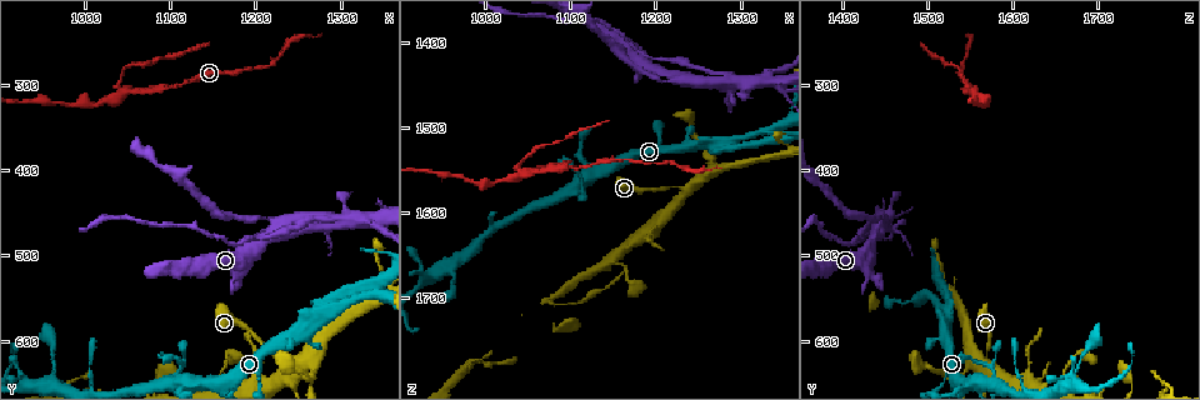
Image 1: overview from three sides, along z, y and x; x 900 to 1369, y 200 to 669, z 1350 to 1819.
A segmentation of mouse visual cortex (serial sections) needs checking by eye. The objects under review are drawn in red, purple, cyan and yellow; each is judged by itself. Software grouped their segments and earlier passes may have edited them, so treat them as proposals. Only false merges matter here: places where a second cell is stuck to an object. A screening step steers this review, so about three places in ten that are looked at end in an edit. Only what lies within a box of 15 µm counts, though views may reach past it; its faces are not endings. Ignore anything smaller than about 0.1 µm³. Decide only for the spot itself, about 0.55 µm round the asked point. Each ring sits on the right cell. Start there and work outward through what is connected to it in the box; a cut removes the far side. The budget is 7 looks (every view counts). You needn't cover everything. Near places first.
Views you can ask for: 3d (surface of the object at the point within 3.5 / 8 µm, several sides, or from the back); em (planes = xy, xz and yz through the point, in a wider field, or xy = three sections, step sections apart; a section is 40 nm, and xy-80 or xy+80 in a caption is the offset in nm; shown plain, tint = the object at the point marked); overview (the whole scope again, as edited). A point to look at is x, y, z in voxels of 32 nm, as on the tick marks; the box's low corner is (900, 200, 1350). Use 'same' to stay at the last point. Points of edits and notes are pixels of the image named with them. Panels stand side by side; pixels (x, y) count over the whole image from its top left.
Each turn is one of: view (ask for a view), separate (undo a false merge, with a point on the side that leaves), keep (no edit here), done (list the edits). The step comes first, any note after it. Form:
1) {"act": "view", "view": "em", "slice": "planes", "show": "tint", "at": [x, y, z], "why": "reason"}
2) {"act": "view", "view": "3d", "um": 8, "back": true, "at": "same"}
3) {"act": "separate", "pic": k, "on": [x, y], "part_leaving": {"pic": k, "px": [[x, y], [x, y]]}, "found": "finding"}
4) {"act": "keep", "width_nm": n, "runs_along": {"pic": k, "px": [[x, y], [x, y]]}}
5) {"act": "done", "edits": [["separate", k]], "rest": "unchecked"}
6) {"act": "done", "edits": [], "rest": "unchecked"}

{"act": "view", "view": "3d", "um": 3.5, "at": [1265, 455, 1450], "why": "thick turns thin"}

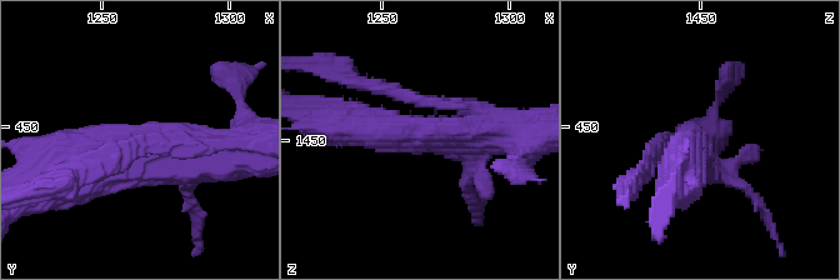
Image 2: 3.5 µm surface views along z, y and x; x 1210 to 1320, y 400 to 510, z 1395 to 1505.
{"act": "view", "view": "em", "slice": "xy", "step": 2, "show": "tint", "at": [1267, 459, 1448], "why": "shape alone is not enough"}

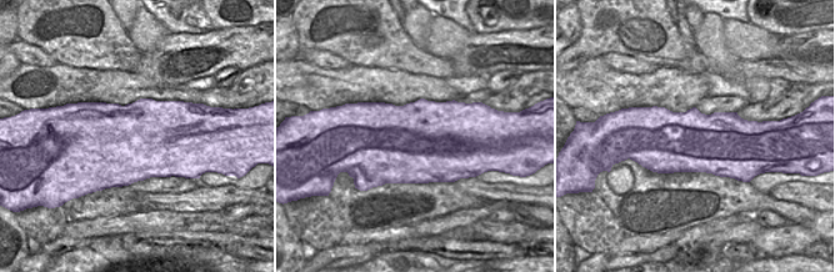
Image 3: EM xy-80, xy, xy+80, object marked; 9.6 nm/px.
{"act": "separate", "pic": 2, "on": [226, 83], "found": "a second cell is stuck on"}

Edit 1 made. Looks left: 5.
{"act": "view", "view": "3d", "um": 3.5, "back": true, "at": [1285, 565, 1520], "why": "calibre changes"}

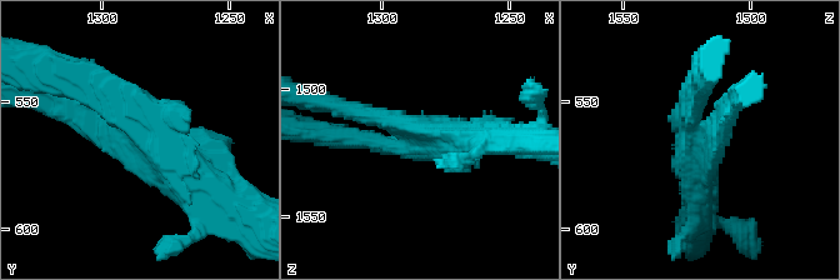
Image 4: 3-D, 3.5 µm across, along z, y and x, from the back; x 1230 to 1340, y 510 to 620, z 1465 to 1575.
{"act": "view", "view": "em", "slice": "xy", "step": 1, "show": "tint", "at": [1284, 562, 1519]}

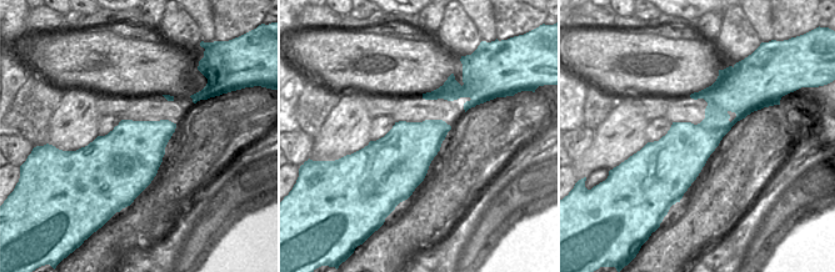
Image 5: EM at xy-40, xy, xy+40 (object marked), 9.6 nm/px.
{"act": "separate", "pic": 4, "on": [120, 83], "width_nm": 550, "part_leaving": {"pic": 4, "px": [[159, 148], [90, 79], [68, 71]]}, "found": "two cells meet here"}

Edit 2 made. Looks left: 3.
{"act": "view", "view": "3d", "um": 3.5, "at": [1040, 305, 1555], "why": "a fork"}

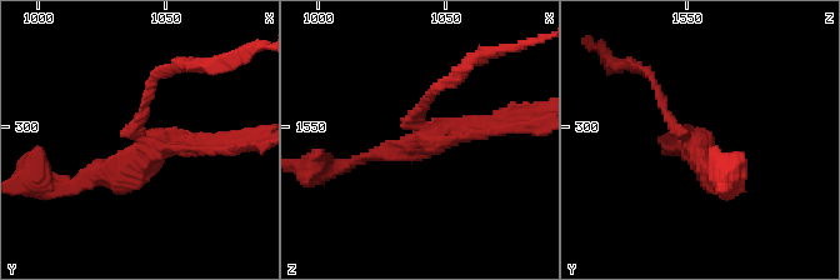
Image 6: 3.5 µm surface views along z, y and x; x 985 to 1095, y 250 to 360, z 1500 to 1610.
{"act": "view", "view": "em", "slice": "xy", "step": 1, "show": "tint", "at": [1045, 308, 1555], "why": "now the EM"}

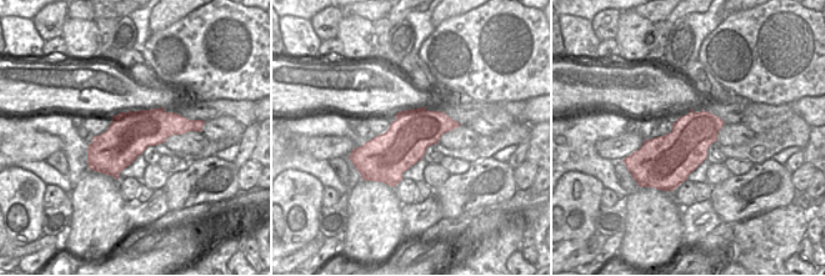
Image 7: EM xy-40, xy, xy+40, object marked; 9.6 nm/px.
{"act": "separate", "pic": 6, "on": [663, 104], "found": "two cells meet here"}

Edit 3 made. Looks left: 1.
{"act": "done", "edits": [["separate", 2], ["separate", 4], ["separate", 6]], "rest": "unchecked"}

